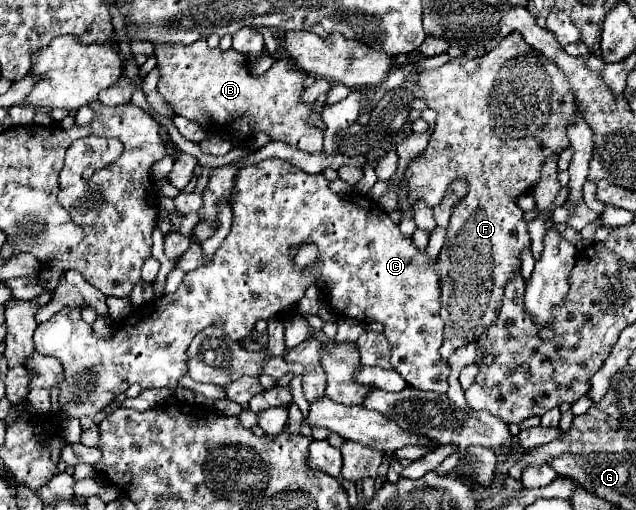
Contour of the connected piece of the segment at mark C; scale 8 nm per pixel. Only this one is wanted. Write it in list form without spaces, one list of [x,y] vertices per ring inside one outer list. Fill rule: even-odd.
[[[267,158],[259,164],[241,168],[235,176],[235,188],[229,200],[233,210],[231,232],[223,240],[213,262],[195,272],[187,272],[175,293],[161,297],[157,306],[145,304],[141,314],[127,318],[109,338],[99,338],[93,332],[93,326],[81,318],[79,308],[63,308],[51,320],[37,325],[33,336],[35,351],[43,356],[53,356],[63,364],[63,376],[57,386],[61,410],[49,412],[57,428],[73,418],[81,420],[81,430],[93,428],[95,414],[135,382],[141,388],[177,388],[177,380],[187,372],[187,348],[197,332],[215,324],[223,328],[231,340],[241,340],[251,334],[259,318],[282,317],[280,314],[299,302],[307,286],[317,280],[325,284],[325,294],[327,298],[333,298],[333,308],[337,308],[341,316],[363,324],[381,322],[385,326],[385,338],[395,348],[395,352],[391,352],[391,366],[409,386],[439,394],[447,392],[449,366],[445,366],[439,356],[439,346],[443,342],[439,272],[435,262],[429,260],[425,252],[417,250],[411,238],[399,232],[399,226],[379,204],[359,194],[333,194],[321,172],[305,174],[279,158]],[[307,238],[319,246],[319,266],[317,274],[305,276],[303,270],[289,260],[289,248],[303,244]]]

